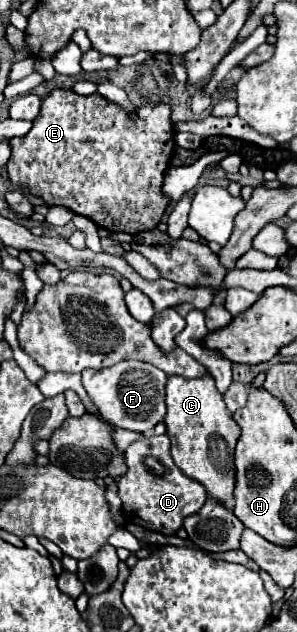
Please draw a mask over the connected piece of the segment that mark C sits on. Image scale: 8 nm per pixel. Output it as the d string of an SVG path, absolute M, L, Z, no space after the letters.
M167 378L167 414L165 414L167 436L171 440L171 456L179 470L203 482L209 496L219 498L227 508L233 508L233 486L235 486L235 466L233 450L239 438L239 426L225 408L223 396L215 386L215 378Z

